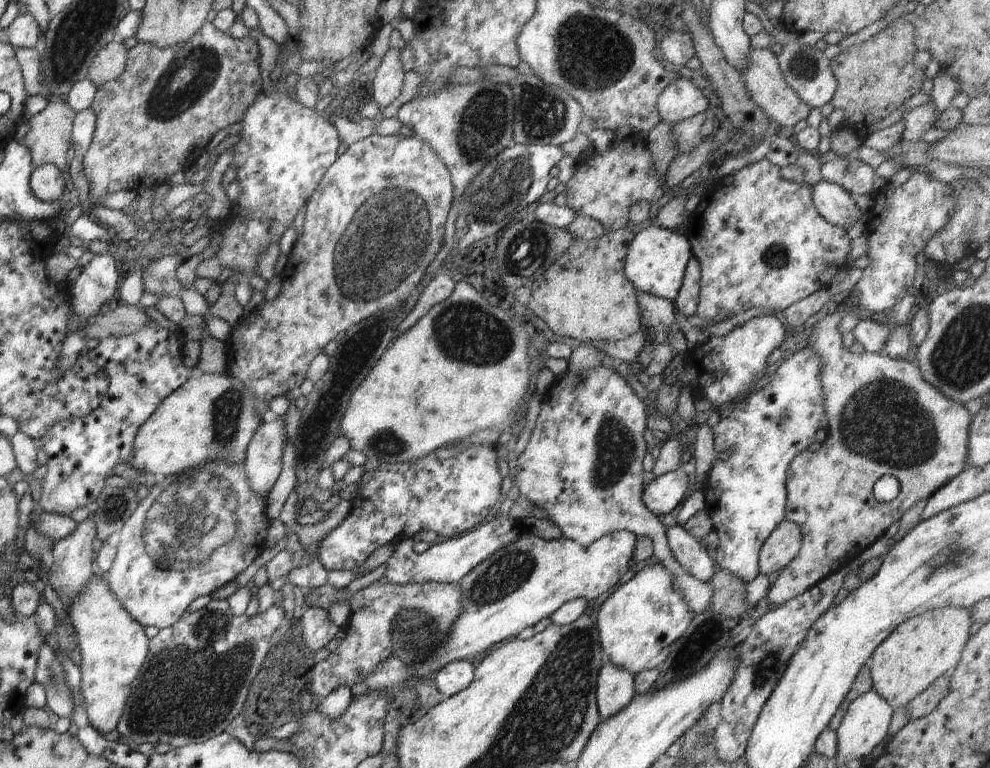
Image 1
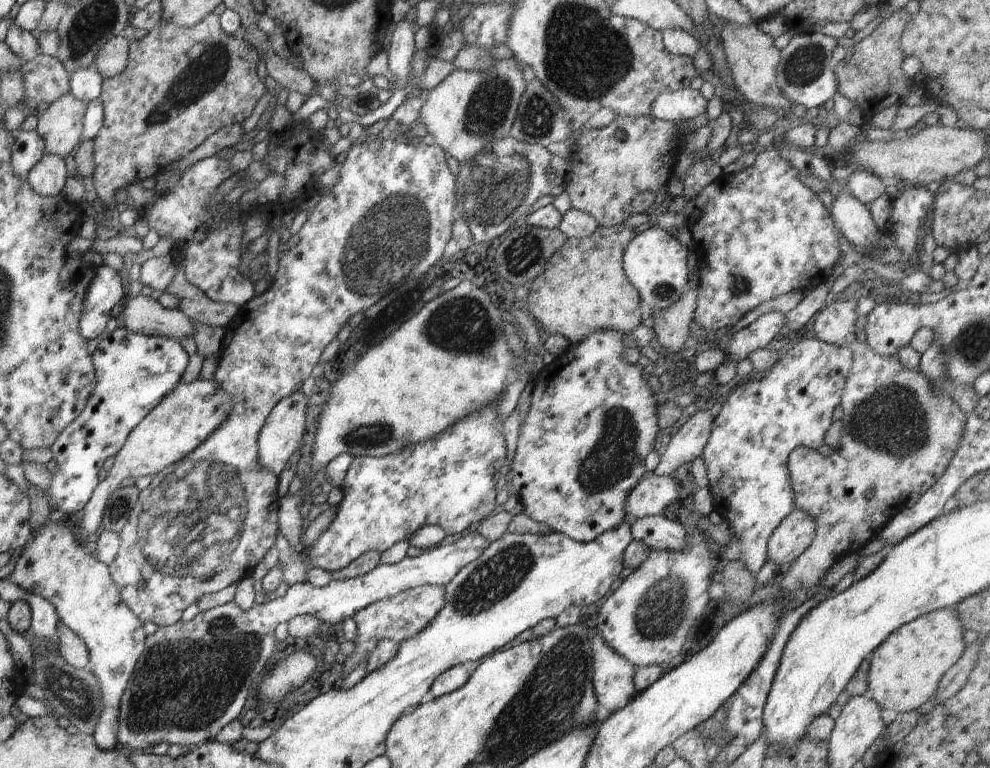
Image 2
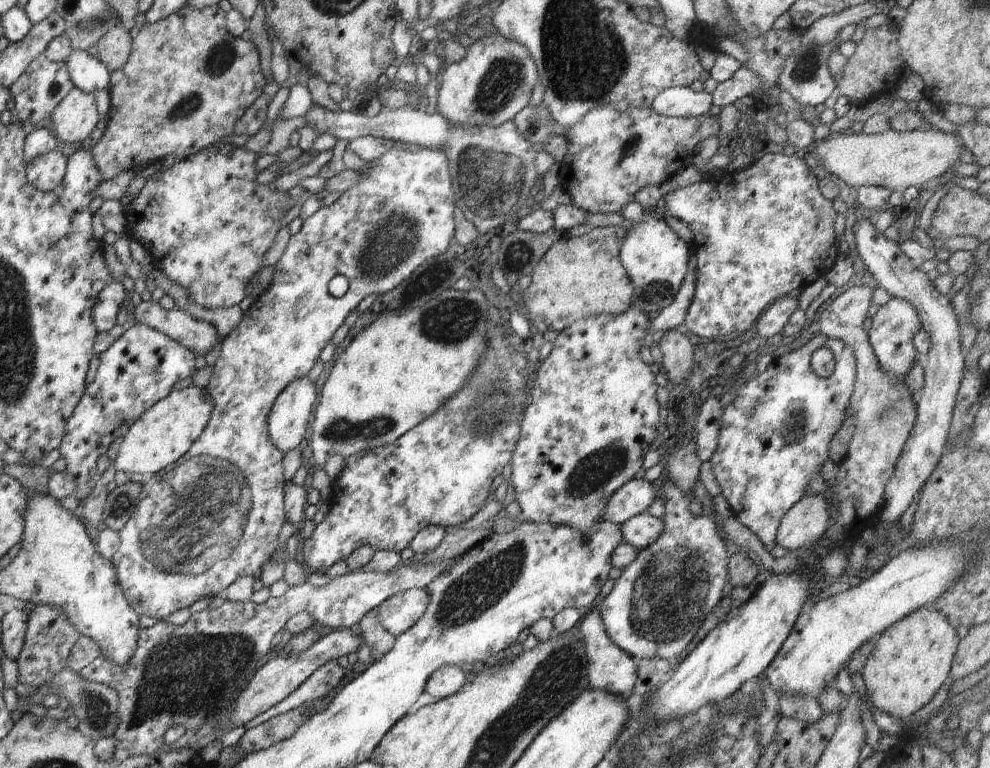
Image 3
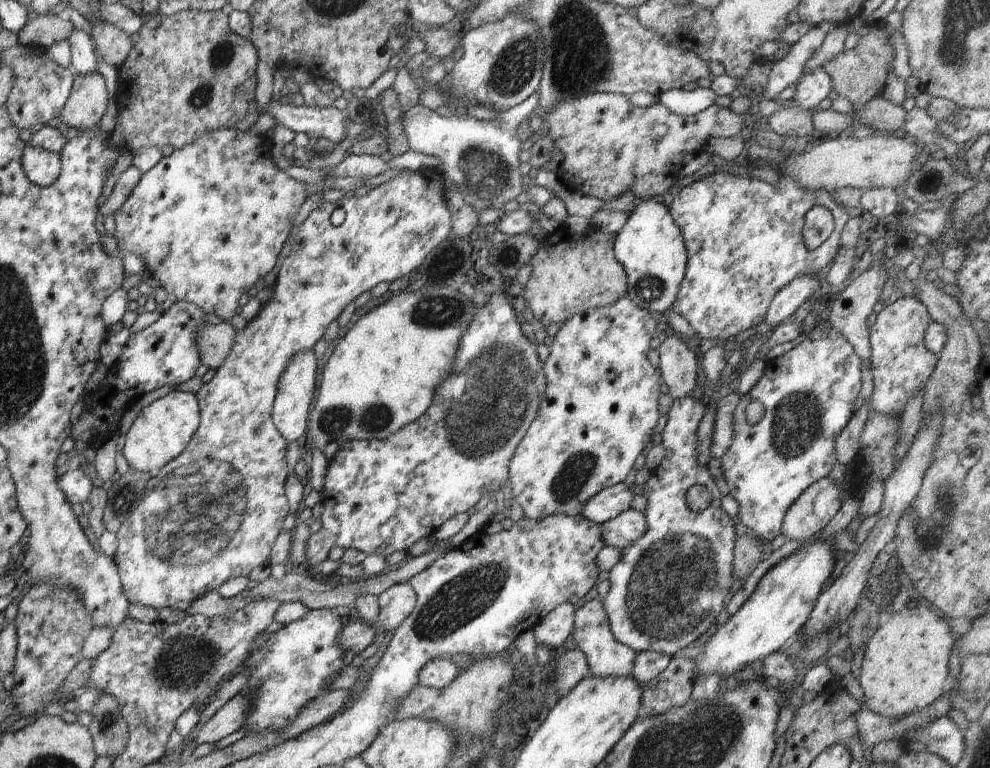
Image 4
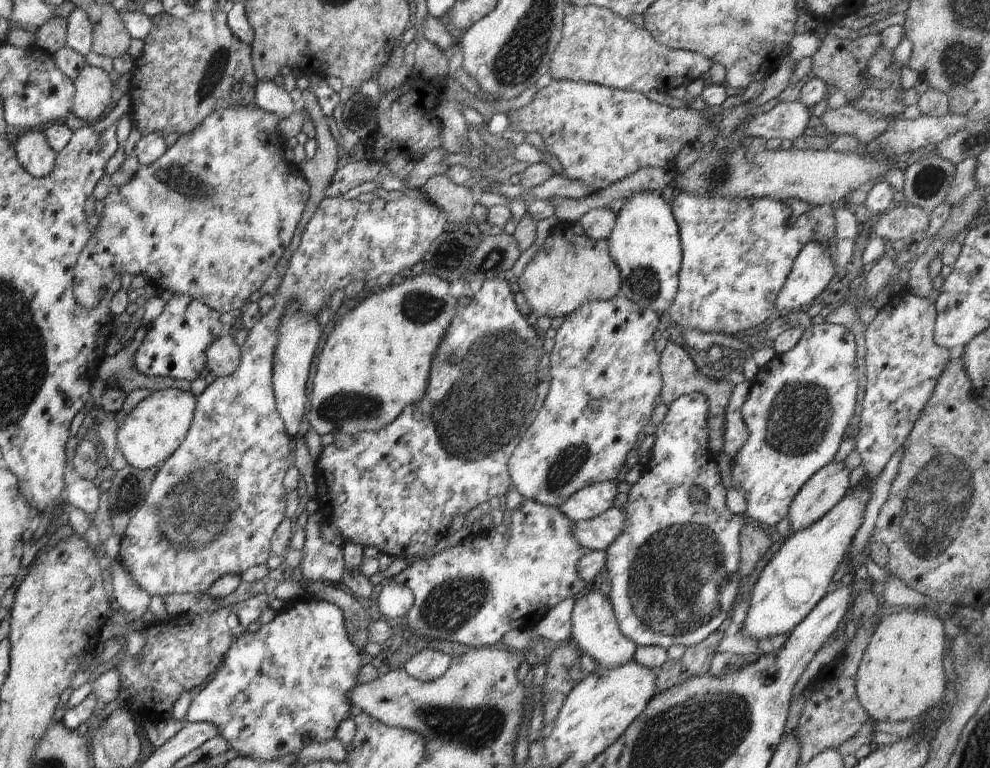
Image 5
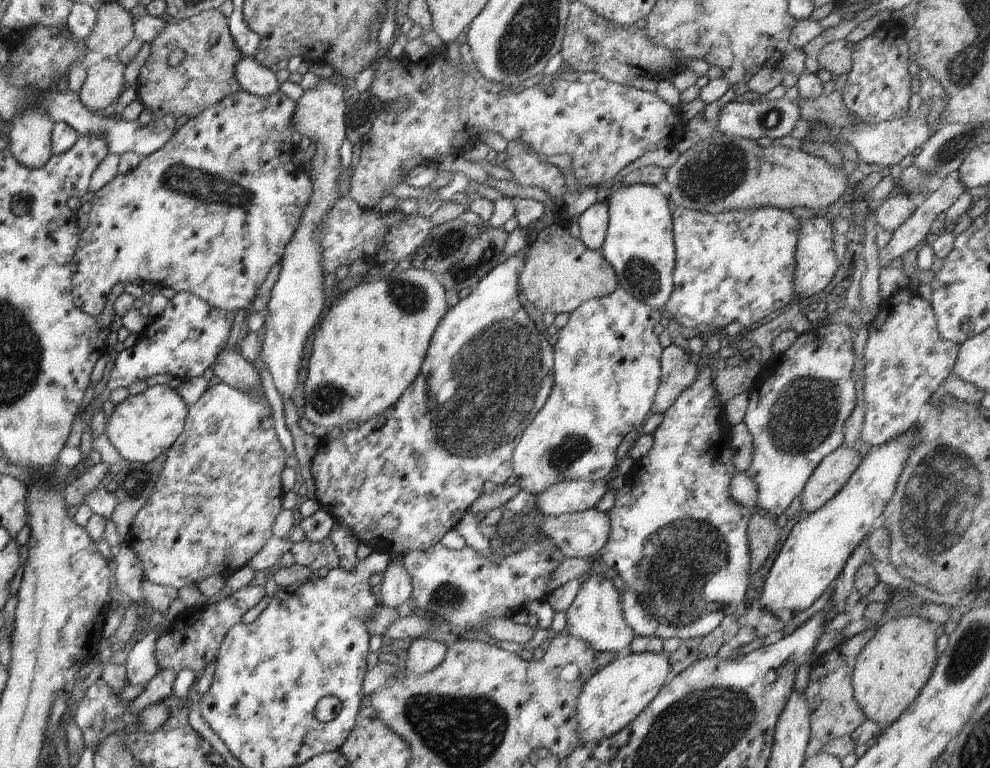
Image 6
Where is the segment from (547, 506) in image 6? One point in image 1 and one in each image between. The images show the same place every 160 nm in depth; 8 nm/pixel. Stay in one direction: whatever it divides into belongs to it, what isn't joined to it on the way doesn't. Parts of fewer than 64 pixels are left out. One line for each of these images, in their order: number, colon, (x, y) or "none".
1: (664, 493)
2: (651, 496)
3: (635, 496)
4: (611, 501)
5: (588, 502)

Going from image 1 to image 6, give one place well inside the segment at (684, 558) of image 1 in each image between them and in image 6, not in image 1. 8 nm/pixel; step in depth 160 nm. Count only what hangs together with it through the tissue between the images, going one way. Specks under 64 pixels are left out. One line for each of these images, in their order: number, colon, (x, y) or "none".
2: (658, 532)
3: (640, 531)
4: (622, 531)
5: (595, 534)
6: (582, 535)

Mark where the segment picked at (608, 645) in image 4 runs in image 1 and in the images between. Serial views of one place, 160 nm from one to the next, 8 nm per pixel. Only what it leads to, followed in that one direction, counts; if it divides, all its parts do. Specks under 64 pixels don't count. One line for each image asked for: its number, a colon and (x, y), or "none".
1: (615, 689)
2: (613, 675)
3: (609, 668)

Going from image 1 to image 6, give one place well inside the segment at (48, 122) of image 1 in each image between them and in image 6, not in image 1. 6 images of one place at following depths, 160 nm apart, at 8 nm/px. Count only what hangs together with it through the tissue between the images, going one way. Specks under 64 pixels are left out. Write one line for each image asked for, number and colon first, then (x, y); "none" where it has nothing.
2: (60, 124)
3: (74, 119)
4: (87, 103)
5: (93, 88)
6: (104, 83)

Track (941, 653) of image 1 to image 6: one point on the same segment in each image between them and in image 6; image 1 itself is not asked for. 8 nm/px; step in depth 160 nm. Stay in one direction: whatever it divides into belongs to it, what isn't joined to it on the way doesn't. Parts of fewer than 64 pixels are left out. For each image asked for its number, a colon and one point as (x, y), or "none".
2: (905, 670)
3: (912, 658)
4: (905, 667)
5: (901, 676)
6: (893, 668)

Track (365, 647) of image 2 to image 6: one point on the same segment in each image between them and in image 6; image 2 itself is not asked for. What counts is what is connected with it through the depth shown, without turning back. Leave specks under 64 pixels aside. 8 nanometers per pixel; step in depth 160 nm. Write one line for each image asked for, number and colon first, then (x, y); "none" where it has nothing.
3: (398, 613)
4: (398, 601)
5: (394, 600)
6: (396, 587)

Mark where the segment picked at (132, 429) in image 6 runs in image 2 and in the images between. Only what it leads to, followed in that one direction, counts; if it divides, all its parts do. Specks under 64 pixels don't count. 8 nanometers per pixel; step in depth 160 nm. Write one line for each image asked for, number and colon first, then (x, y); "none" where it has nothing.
2: (183, 419)
3: (163, 434)
4: (162, 430)
5: (153, 430)

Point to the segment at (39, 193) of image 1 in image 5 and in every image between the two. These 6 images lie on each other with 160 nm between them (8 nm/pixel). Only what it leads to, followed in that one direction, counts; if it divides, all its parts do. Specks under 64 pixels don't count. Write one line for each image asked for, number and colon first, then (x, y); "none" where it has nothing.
2: (47, 177)
3: (45, 172)
4: (42, 167)
5: (33, 152)

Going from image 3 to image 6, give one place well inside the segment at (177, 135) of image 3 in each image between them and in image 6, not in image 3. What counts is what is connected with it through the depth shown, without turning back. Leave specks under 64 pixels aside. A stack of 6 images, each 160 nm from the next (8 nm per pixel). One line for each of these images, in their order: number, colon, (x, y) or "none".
4: (190, 73)
5: (189, 68)
6: (206, 75)

